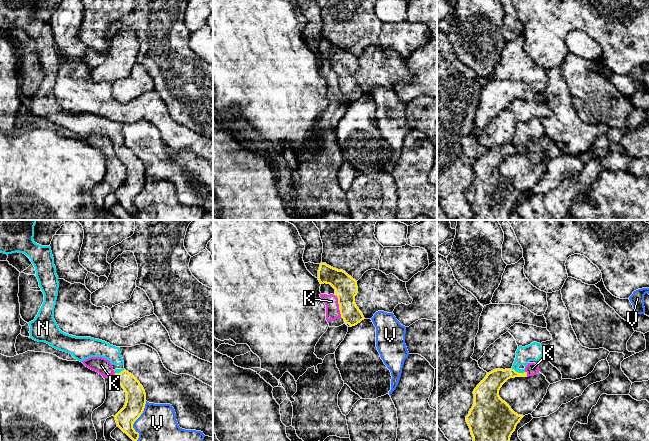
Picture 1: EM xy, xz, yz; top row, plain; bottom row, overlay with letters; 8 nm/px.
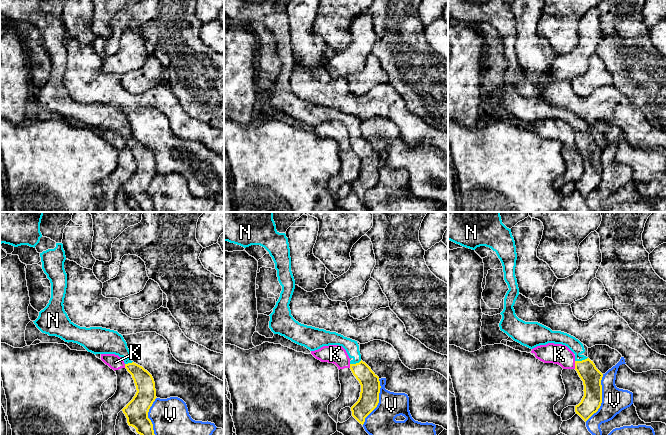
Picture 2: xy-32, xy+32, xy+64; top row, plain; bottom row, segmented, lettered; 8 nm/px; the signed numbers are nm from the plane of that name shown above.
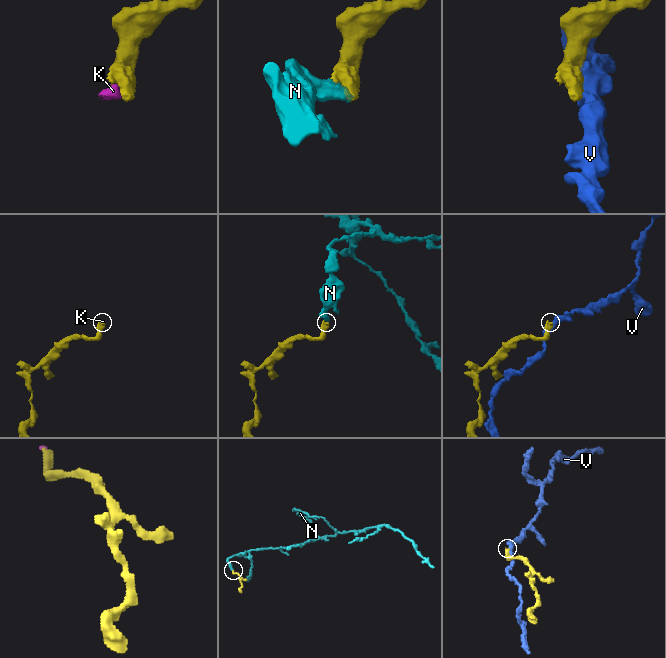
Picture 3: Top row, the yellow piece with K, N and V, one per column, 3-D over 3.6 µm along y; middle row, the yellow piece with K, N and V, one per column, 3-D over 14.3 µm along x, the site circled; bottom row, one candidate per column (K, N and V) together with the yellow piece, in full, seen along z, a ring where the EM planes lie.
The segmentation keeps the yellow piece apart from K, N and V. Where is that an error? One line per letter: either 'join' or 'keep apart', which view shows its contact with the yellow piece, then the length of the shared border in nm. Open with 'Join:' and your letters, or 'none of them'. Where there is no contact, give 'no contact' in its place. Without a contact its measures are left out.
Join: N
K: keep apart; contact in xz; length 180 nm
N: join; contact in yz; length 110 nm
V: keep apart; contact in xy; length 340 nm

